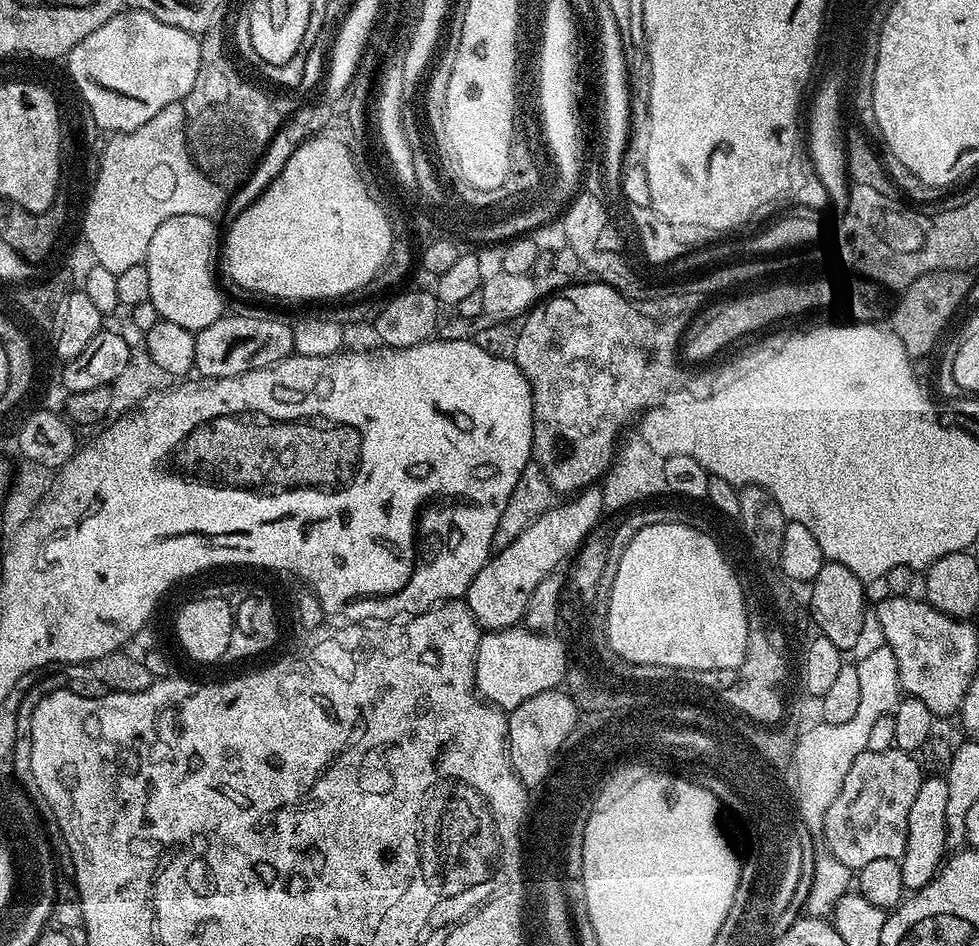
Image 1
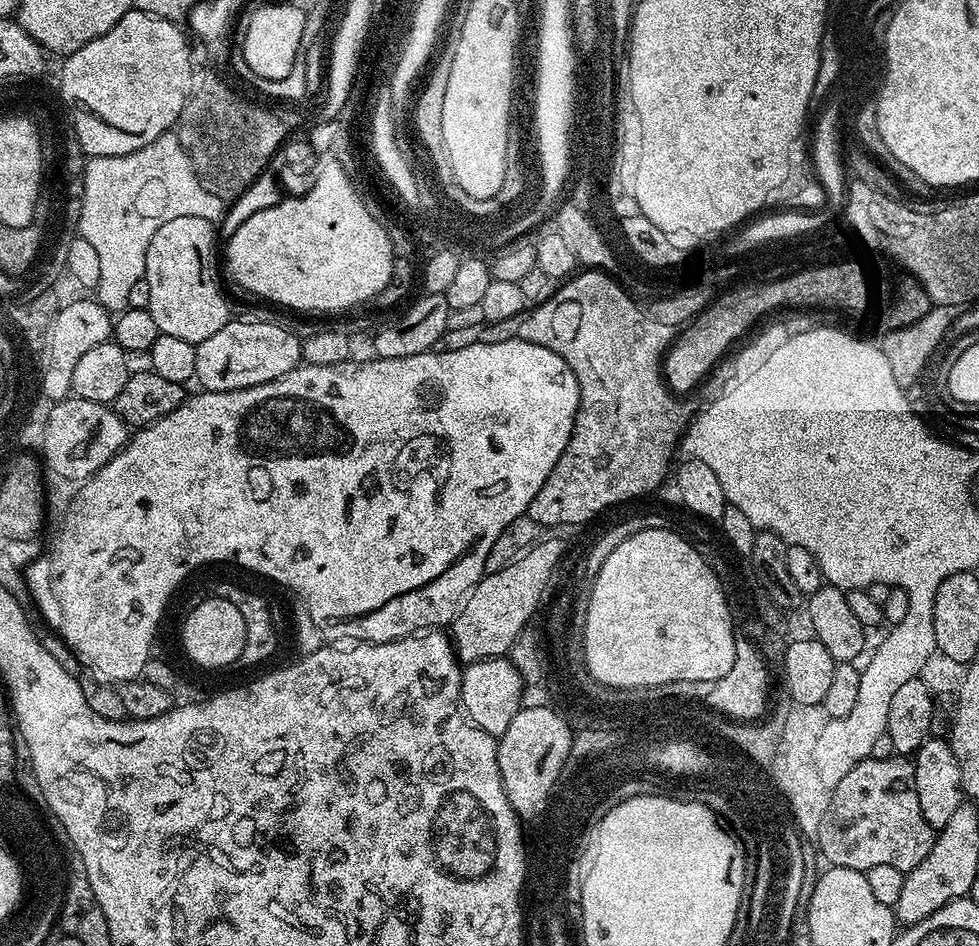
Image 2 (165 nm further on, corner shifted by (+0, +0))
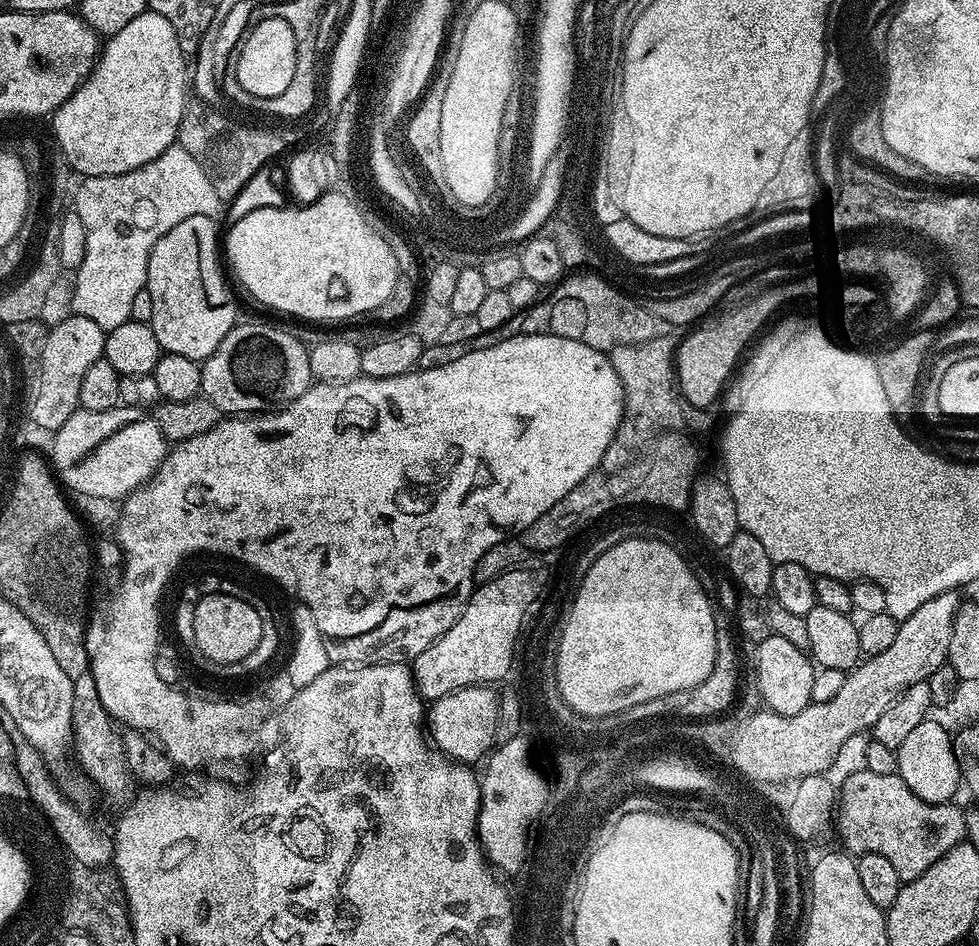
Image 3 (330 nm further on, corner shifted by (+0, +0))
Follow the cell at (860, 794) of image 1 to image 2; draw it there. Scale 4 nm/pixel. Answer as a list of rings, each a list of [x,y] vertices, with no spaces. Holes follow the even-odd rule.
[[[903,756],[858,762],[858,766],[838,782],[828,808],[819,818],[818,852],[833,868],[849,868],[866,874],[872,866],[894,866],[907,874],[932,849],[934,829],[926,822],[922,806],[918,806],[914,763]]]

